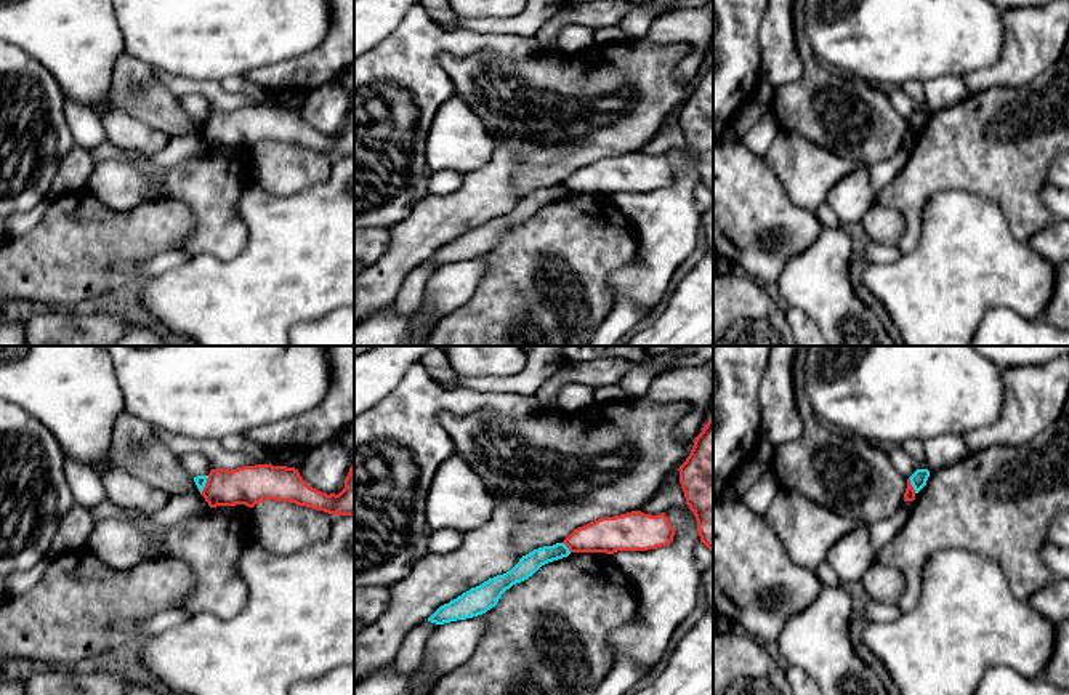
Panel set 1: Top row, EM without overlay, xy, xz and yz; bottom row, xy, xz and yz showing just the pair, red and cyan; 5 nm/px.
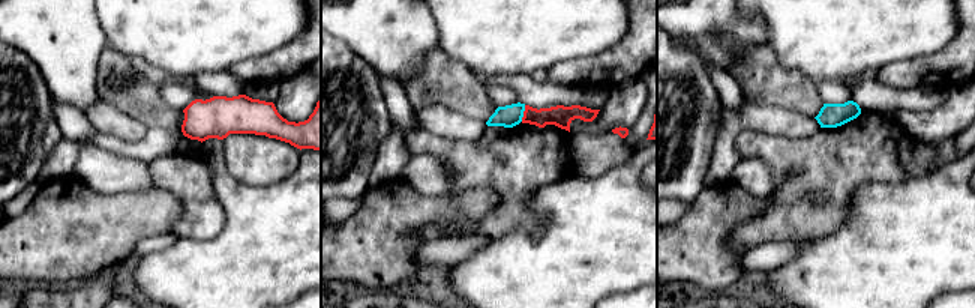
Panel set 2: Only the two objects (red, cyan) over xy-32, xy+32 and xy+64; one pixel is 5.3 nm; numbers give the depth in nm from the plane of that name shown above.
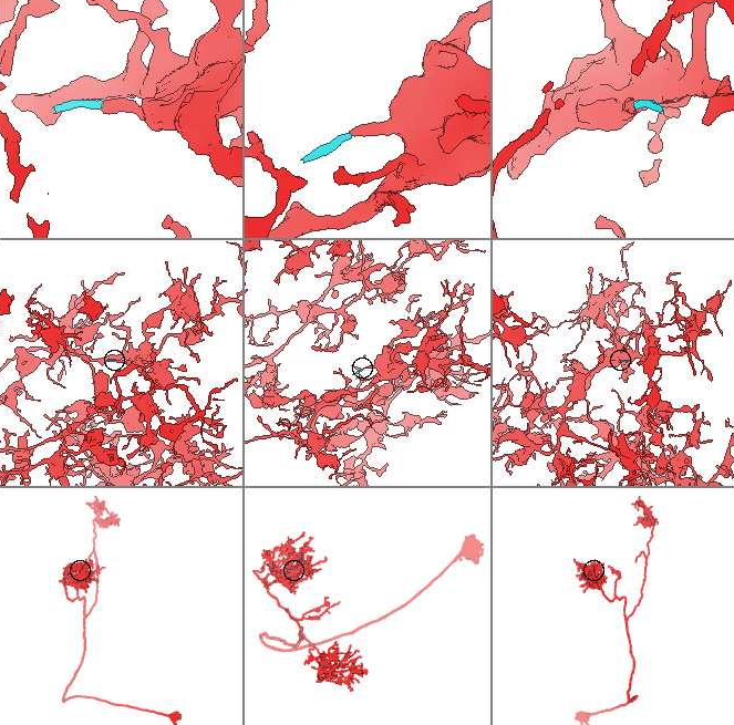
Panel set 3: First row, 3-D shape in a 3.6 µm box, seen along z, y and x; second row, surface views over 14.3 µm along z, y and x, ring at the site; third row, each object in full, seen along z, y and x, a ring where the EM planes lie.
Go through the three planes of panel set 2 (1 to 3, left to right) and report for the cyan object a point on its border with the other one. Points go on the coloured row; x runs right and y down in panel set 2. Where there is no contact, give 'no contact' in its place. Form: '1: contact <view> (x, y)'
1: no contact
2: contact xy+32 (524, 113)
3: no contact

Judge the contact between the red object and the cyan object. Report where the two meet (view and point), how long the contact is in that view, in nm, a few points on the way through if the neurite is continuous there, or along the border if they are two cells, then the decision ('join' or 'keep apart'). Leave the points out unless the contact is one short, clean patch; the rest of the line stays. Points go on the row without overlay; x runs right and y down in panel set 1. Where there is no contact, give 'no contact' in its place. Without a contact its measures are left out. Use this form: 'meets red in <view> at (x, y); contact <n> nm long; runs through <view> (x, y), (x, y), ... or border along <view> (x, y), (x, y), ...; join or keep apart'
meets red in xy at (205, 127); contact 100 nm long; border along xy (209, 117), (201, 135); keep apart

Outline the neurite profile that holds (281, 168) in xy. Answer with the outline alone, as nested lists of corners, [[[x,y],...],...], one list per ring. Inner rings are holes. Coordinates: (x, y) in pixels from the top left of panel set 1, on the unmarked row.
[[[260,143],[252,149],[253,183],[279,197],[325,181],[332,155],[288,143]]]

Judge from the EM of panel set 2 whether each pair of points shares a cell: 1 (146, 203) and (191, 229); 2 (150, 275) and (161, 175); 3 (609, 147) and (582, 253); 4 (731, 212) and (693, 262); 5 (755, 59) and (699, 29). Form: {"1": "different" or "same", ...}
{"1": "different", "2": "different", "3": "different", "4": "same", "5": "different"}

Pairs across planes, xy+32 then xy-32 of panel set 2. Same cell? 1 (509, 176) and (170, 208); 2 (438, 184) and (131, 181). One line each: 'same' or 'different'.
1: different
2: same

